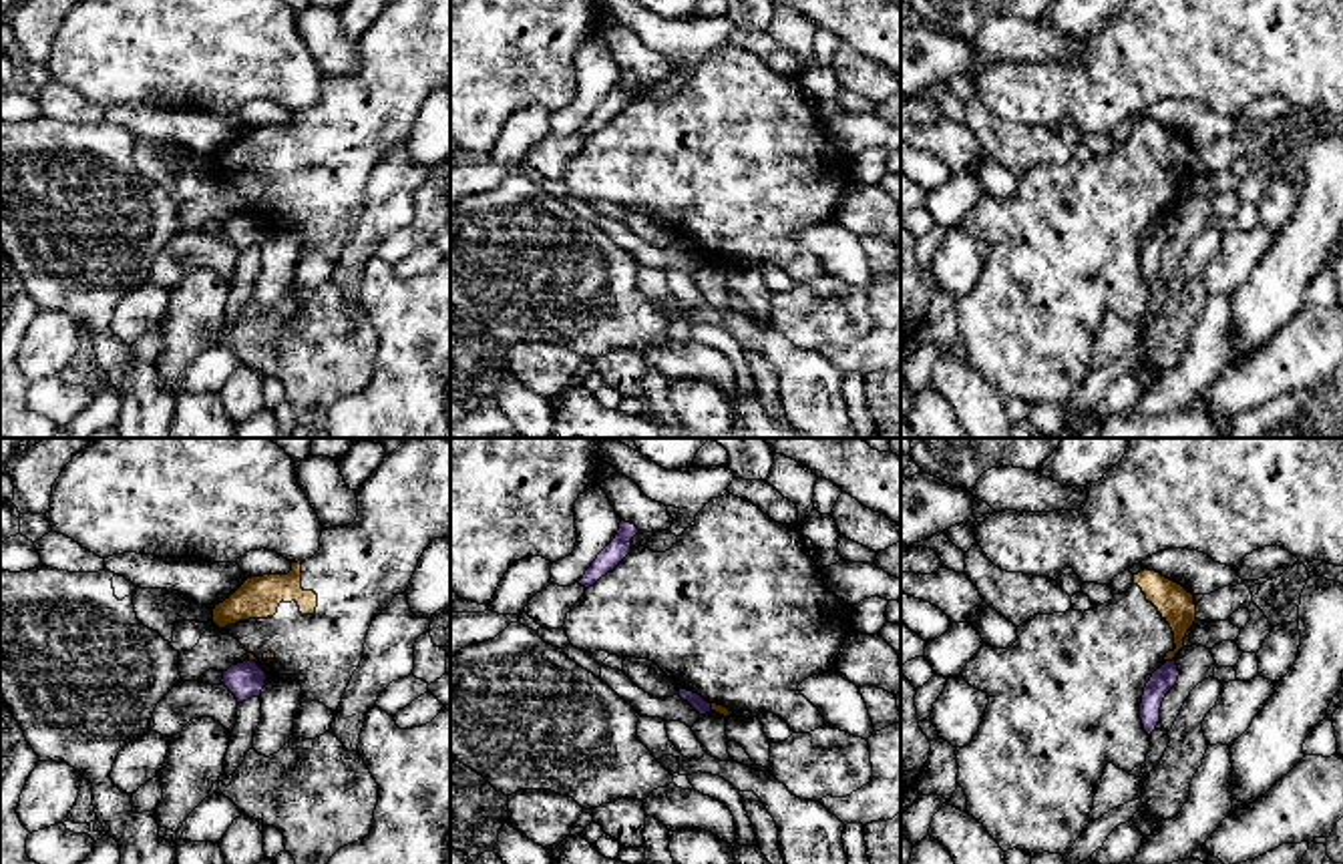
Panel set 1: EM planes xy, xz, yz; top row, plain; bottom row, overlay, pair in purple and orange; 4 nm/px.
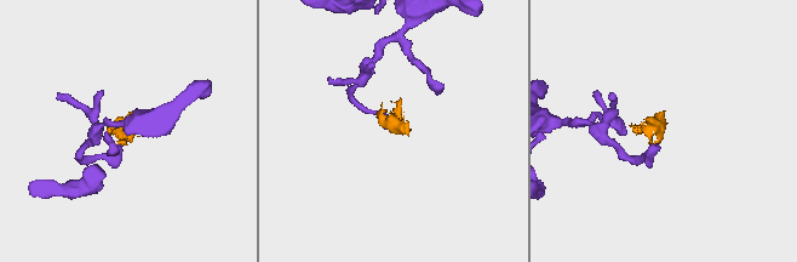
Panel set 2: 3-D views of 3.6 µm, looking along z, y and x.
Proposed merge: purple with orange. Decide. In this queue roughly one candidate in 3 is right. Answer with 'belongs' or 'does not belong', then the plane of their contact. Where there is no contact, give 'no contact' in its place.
does not belong; meets purple in yz

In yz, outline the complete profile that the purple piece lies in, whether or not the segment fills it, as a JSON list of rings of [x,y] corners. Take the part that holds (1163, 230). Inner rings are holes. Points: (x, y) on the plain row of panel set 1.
[[[1166,211],[1160,219],[1156,219],[1150,227],[1150,231],[1144,237],[1142,253],[1140,253],[1140,269],[1144,275],[1144,281],[1152,285],[1160,271],[1160,257],[1166,247],[1166,243],[1176,235],[1178,231],[1178,215],[1176,211]]]

